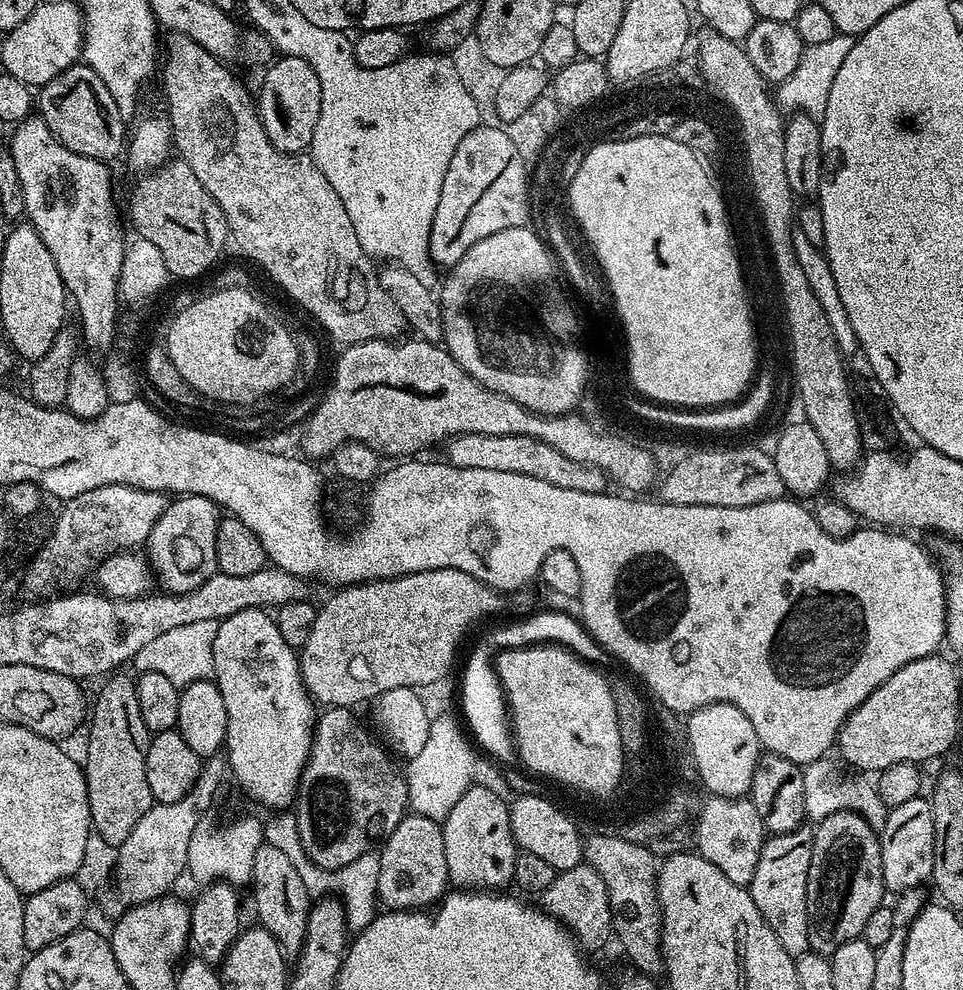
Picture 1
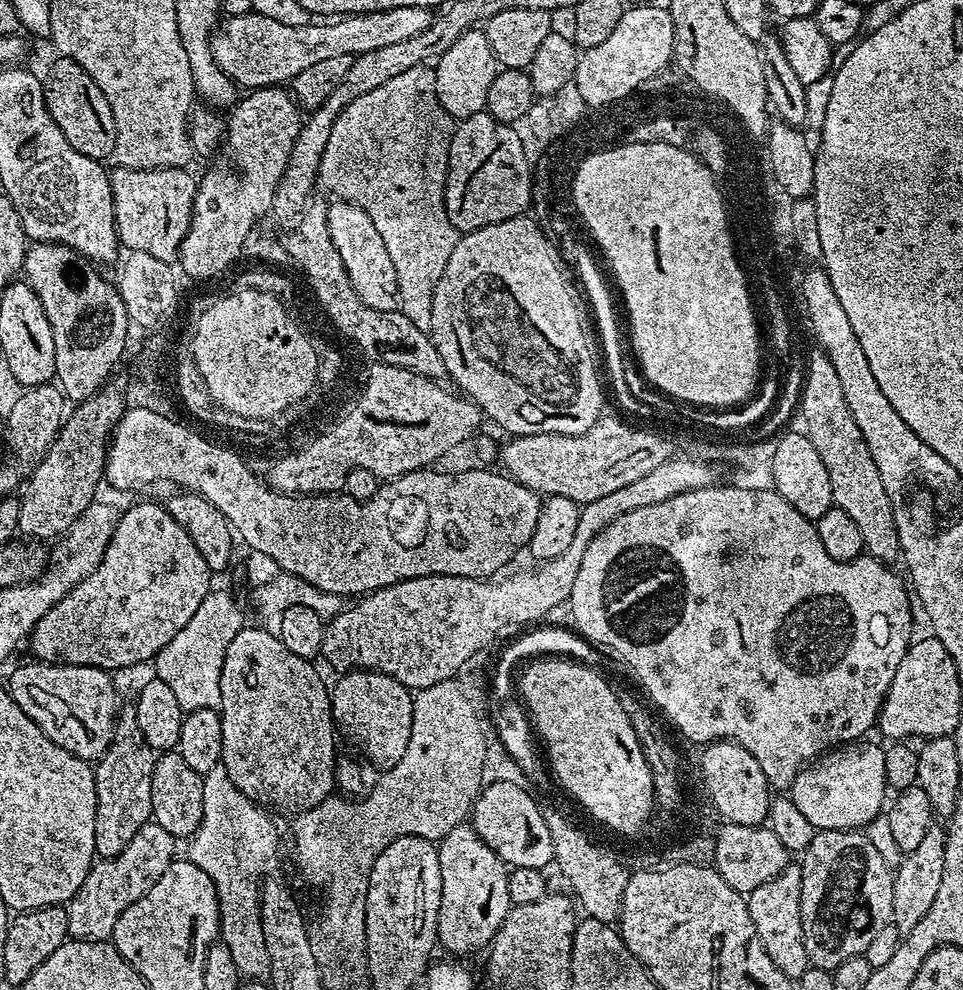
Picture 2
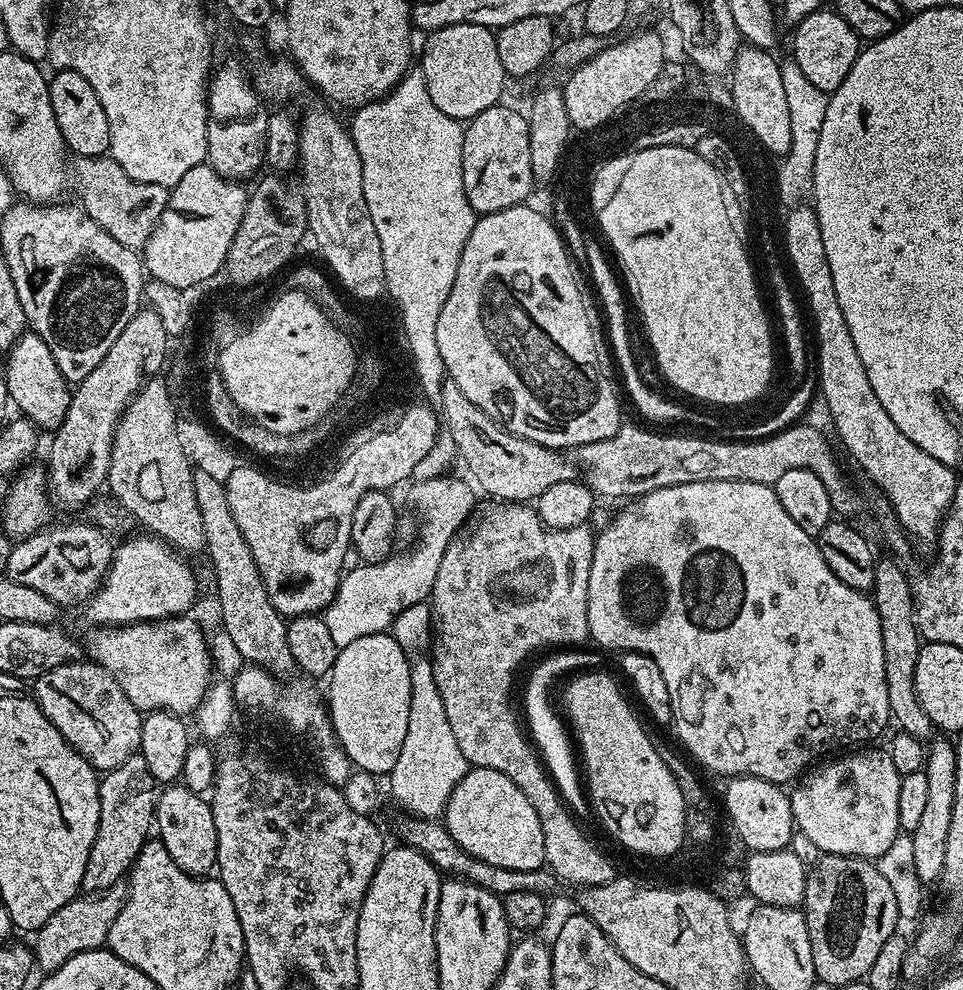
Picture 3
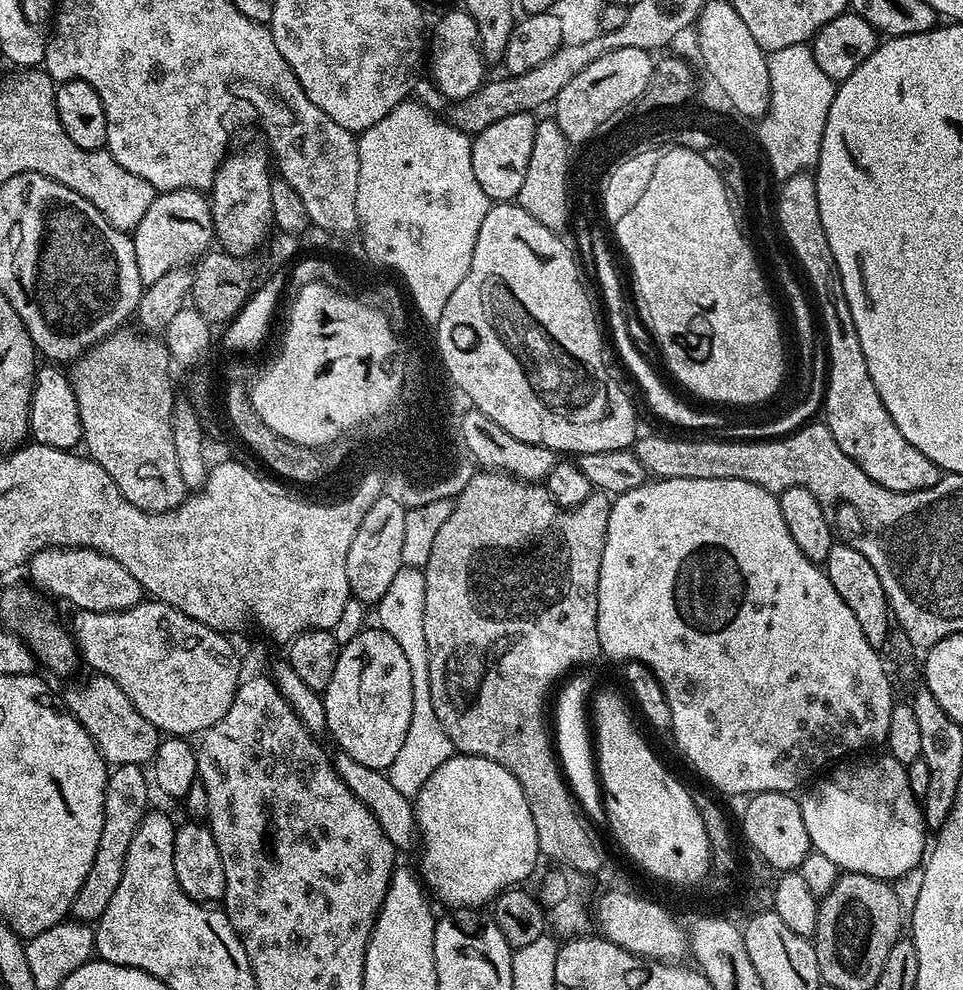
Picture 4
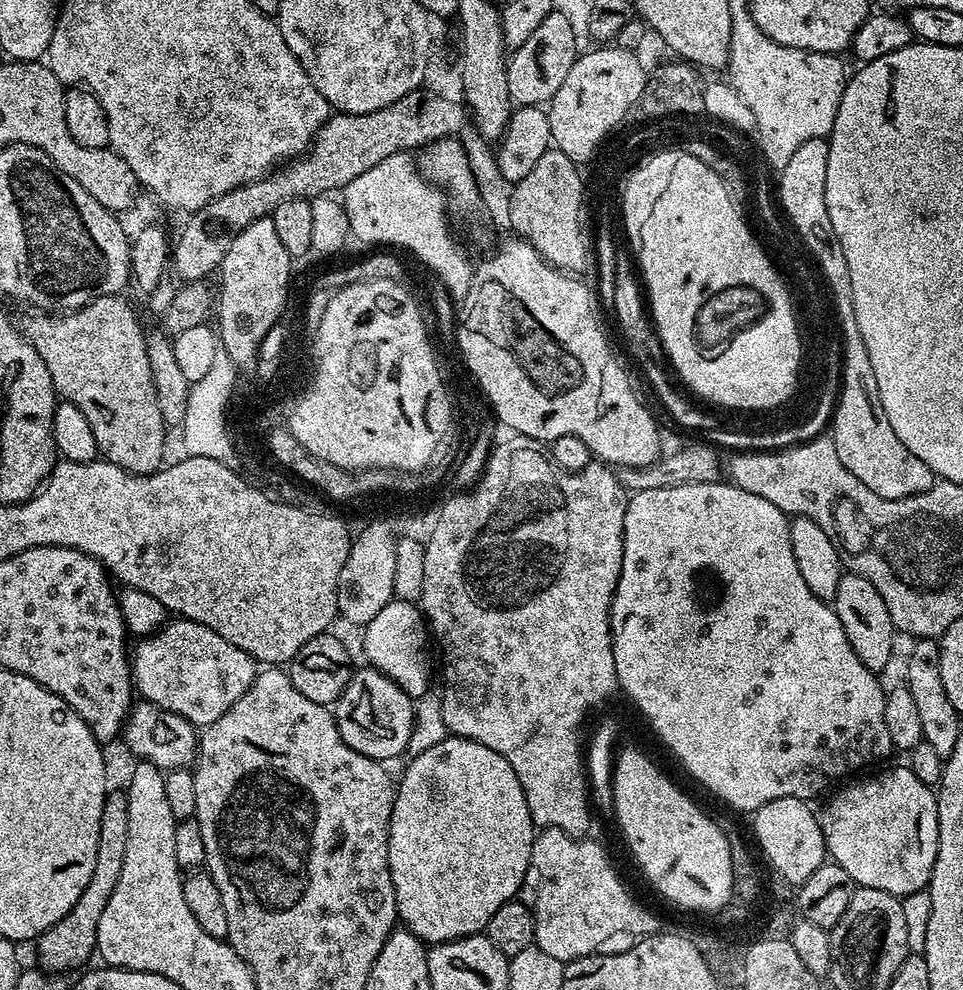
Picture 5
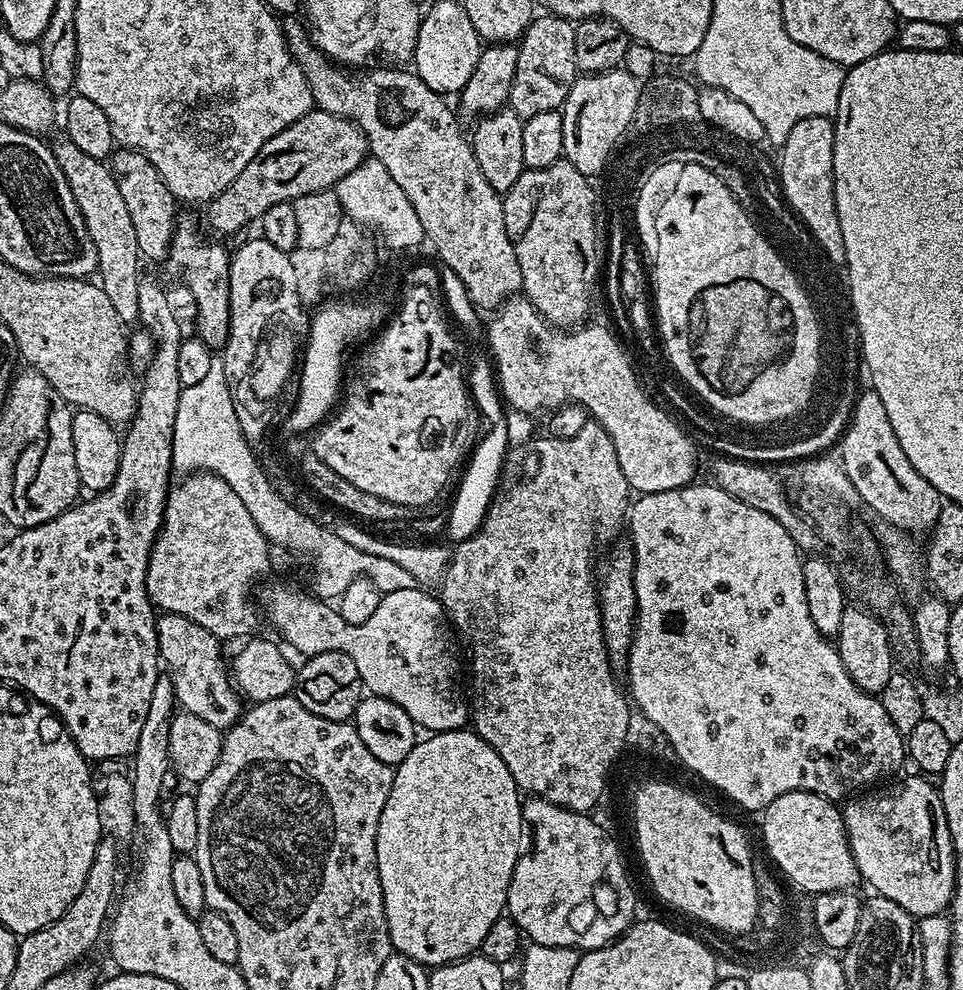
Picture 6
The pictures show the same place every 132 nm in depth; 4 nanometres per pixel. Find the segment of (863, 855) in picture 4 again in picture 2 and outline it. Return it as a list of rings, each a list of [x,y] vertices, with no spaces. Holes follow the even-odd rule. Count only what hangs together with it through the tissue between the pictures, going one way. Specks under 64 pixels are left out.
[[[853,742],[837,747],[835,750],[829,750],[815,762],[809,763],[792,779],[790,798],[817,830],[821,832],[828,830],[864,830],[876,816],[881,815],[882,809],[885,807],[884,792],[889,791],[886,782],[884,748],[881,745],[864,743],[868,742]]]

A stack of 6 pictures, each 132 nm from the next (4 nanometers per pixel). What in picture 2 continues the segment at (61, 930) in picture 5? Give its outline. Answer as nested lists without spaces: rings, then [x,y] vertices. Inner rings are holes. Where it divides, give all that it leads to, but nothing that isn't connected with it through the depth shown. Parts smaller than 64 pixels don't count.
[[[121,707],[116,713],[116,729],[112,735],[112,744],[94,764],[96,774],[94,846],[97,857],[117,856],[122,850],[126,850],[134,834],[138,834],[138,830],[142,830],[142,826],[152,820],[150,782],[154,778],[157,755],[150,742],[142,738],[135,707]]]

